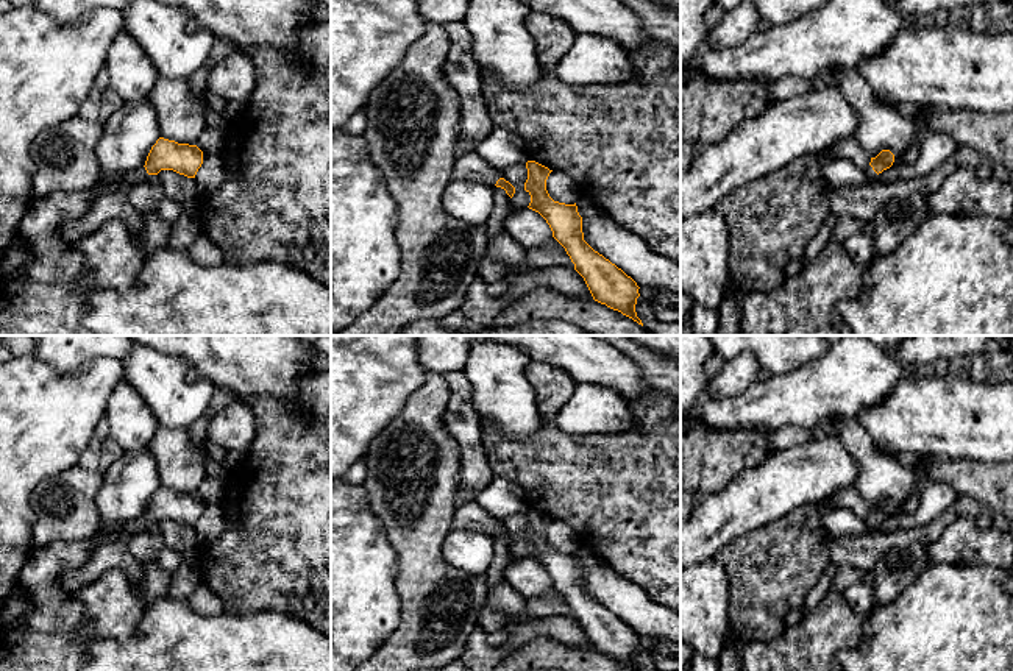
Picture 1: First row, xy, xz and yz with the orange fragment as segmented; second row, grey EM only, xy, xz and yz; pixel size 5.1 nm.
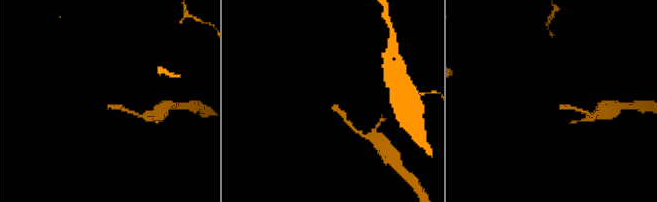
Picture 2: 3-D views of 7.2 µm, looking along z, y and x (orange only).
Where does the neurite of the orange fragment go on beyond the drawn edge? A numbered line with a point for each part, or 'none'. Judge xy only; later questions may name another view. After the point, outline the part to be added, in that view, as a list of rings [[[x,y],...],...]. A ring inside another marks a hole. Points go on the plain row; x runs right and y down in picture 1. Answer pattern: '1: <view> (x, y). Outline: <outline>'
1: xy (138, 526). Outline: [[[142,517],[134,521],[122,524],[122,534],[133,537],[133,535],[139,535],[139,534],[145,532],[147,527],[148,527],[148,523],[147,523],[145,517]]]

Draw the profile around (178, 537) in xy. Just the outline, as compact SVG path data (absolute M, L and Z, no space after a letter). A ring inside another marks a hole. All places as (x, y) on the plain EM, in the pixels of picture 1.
M161 520L156 526L165 548L183 554L184 551L198 546L195 527L187 527L173 520Z

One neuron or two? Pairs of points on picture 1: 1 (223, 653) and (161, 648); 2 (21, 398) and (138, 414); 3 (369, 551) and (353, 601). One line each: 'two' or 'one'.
1: one
2: two
3: one

